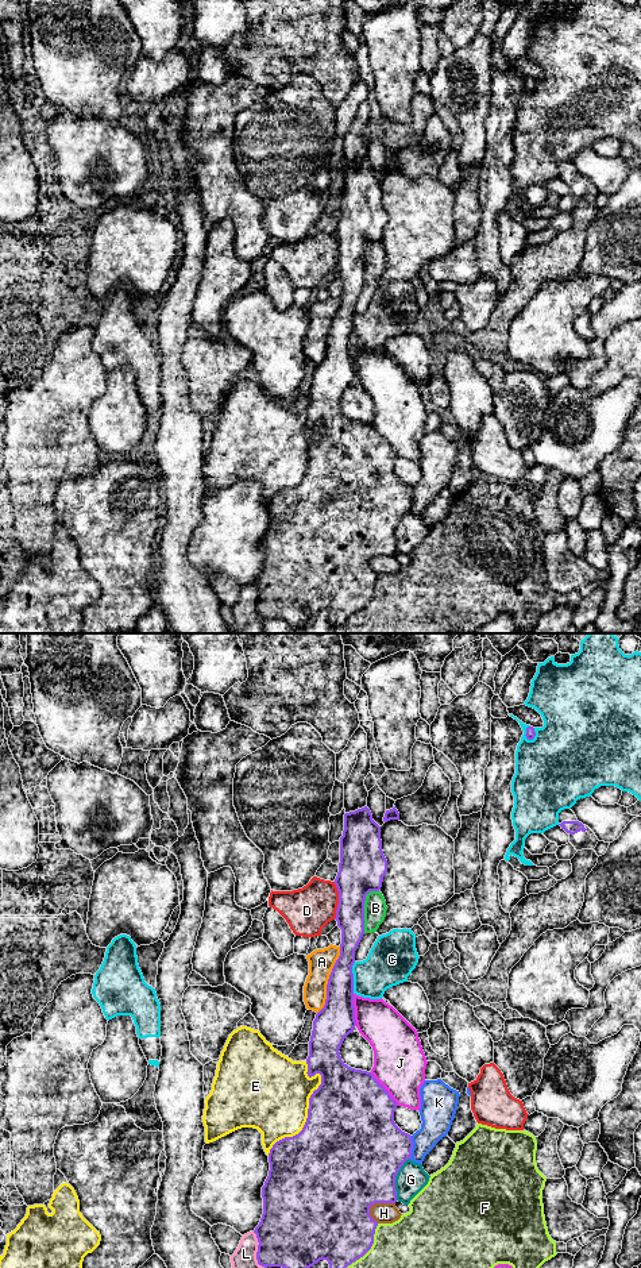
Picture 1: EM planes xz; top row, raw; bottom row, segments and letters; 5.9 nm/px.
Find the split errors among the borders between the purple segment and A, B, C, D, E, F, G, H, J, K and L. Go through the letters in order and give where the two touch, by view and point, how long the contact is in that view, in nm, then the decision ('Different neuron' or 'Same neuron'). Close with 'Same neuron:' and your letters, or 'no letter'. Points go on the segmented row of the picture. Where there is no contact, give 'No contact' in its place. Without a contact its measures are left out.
A: Touches purple at xz (328, 981). Shared border 420 nm. Different neuron
B: Touches purple at xz (363, 908). Shared border 280 nm. Different neuron
C: Touches purple at xz (352, 978). Shared border 190 nm. Different neuron
D: Touches purple at xz (339, 901). Shared border 220 nm. Different neuron
E: Touches purple at xz (308, 1109). Shared border 600 nm. Different neuron
F: Touches purple at xz (370, 1248). Shared border 320 nm. Different neuron
G: Touches purple at xz (394, 1179). Shared border 260 nm. Different neuron
H: Touches purple at xz (378, 1202). Shared border 180 nm. Different neuron
J: Touches purple at xz (383, 1089). Shared border 260 nm. Different neuron
K: Touches purple at xz (412, 1147). Shared border 140 nm. Different neuron
L: Touches purple at xz (258, 1251). Shared border 220 nm. Different neuron
Same neuron: no letter

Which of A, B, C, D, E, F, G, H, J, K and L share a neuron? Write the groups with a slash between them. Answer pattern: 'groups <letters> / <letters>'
groups A / B / C / D / E / F / G / H / J / K / L

